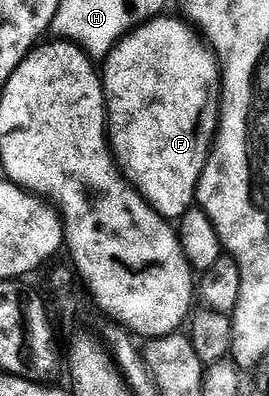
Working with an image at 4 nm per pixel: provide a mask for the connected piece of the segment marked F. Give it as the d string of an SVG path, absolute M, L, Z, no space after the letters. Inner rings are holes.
M156 16L136 26L127 37L118 42L102 63L101 77L103 79L103 95L107 101L107 136L111 143L111 152L115 156L115 163L119 166L123 177L134 186L135 191L160 216L168 220L178 220L183 217L186 210L190 210L196 205L195 193L199 187L199 178L203 174L208 156L211 155L211 148L215 145L215 135L219 132L221 98L217 93L217 87L221 82L221 67L218 58L215 57L215 51L182 17L179 17L180 19L167 17Z

